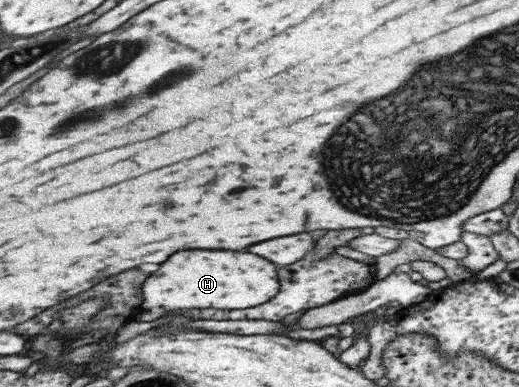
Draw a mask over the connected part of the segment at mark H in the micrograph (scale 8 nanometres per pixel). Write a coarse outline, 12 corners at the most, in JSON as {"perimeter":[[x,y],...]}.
{"perimeter":[[182,250],[148,278],[154,322],[178,308],[272,300],[278,266],[234,250]]}

